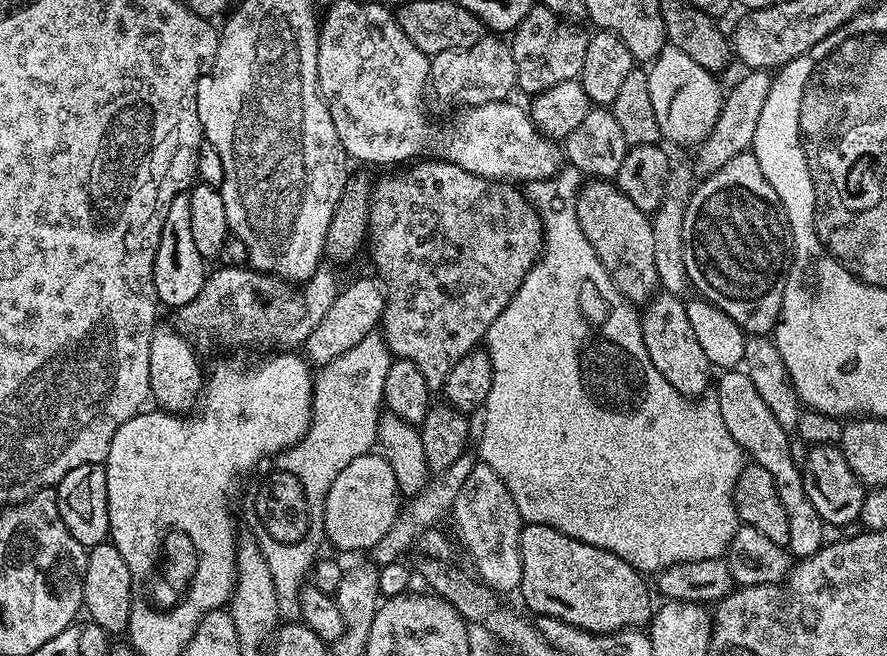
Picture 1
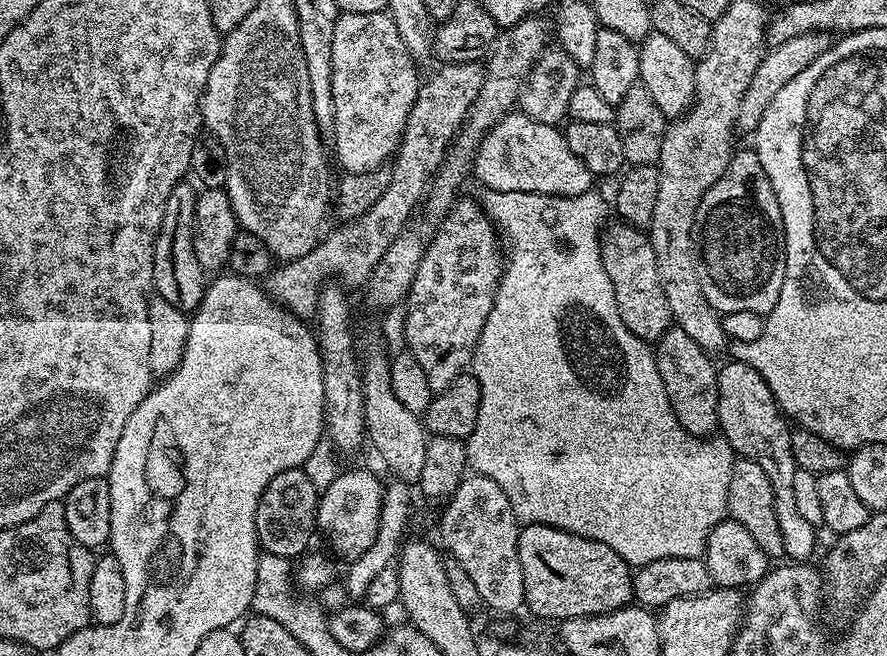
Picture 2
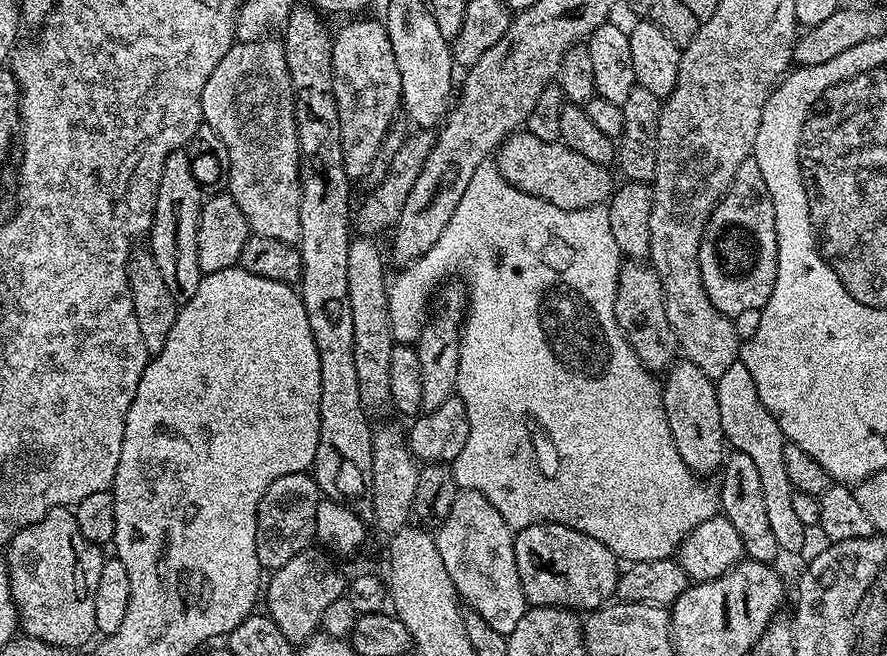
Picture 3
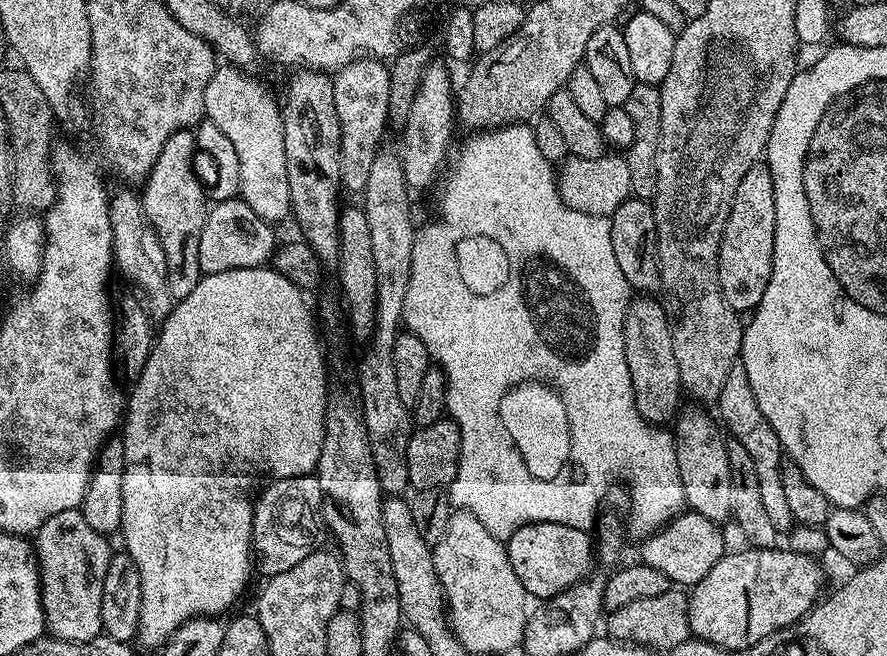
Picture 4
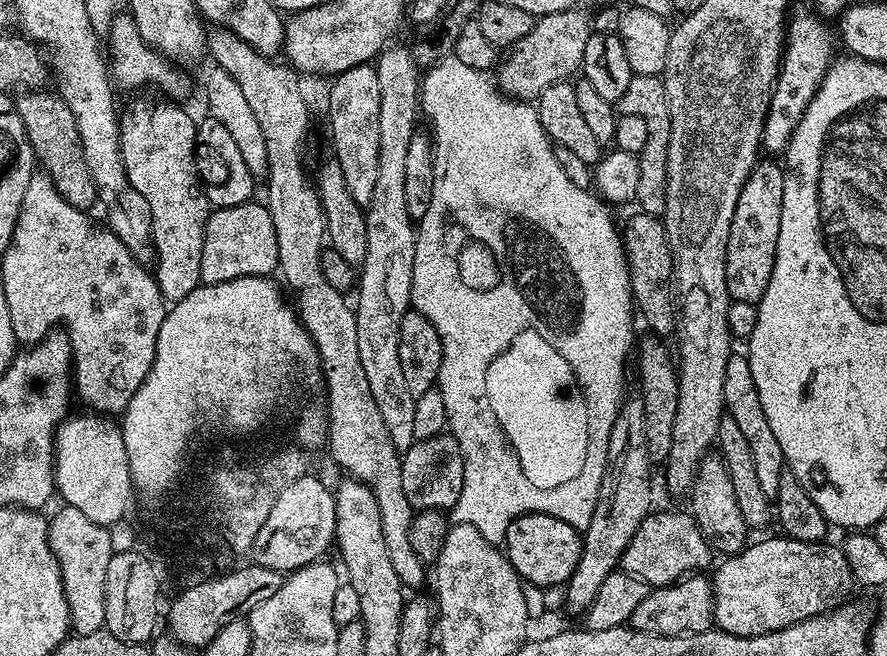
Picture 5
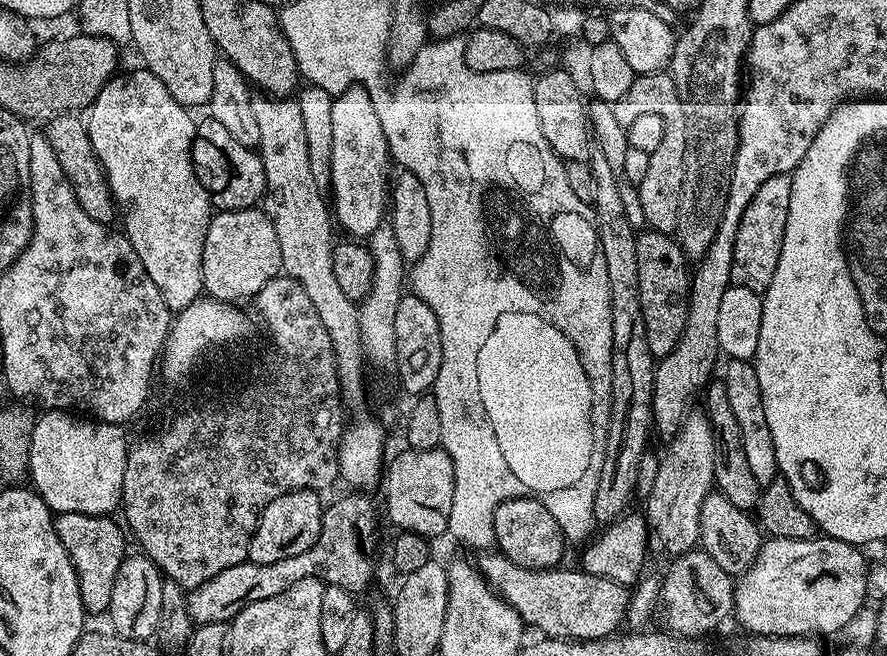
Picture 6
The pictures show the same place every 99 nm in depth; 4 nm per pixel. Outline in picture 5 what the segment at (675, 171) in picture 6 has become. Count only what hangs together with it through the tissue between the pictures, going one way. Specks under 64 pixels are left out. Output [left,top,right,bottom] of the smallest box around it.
[615,75,670,217]

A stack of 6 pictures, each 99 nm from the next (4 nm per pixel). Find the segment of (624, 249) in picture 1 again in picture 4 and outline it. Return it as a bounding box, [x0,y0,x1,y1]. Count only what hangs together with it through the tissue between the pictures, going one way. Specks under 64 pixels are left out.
[624,294,682,426]

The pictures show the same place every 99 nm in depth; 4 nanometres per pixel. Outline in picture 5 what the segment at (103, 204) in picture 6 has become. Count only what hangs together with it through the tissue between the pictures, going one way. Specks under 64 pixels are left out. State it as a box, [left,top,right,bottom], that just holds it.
[15,90,97,209]

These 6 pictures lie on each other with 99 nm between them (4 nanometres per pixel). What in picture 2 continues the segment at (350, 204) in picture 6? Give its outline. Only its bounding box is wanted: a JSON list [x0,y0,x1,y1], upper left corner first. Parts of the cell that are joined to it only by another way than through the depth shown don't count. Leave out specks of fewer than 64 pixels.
[331,11,422,172]

